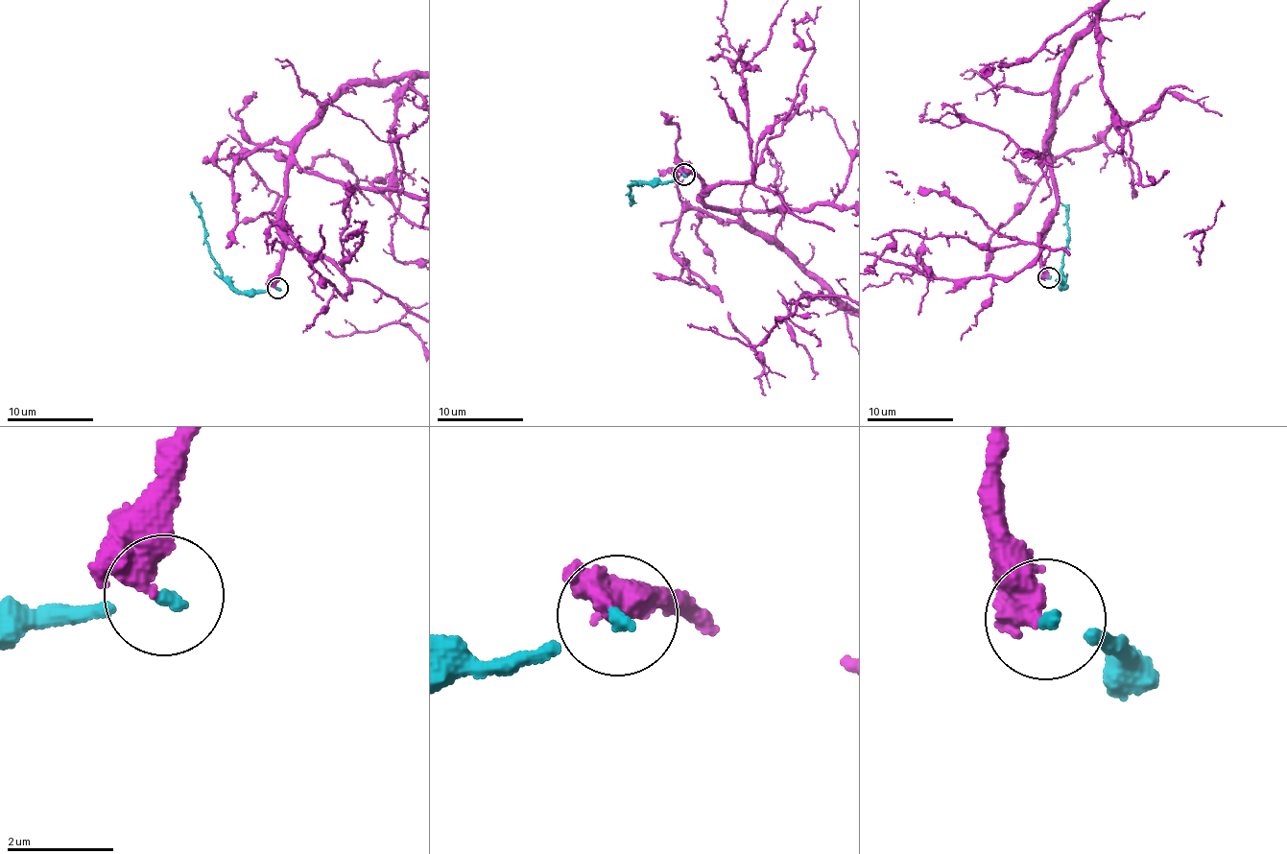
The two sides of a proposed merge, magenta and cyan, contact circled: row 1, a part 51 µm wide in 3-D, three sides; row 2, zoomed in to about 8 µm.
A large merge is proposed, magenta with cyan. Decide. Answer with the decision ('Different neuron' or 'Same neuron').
Different neuron

